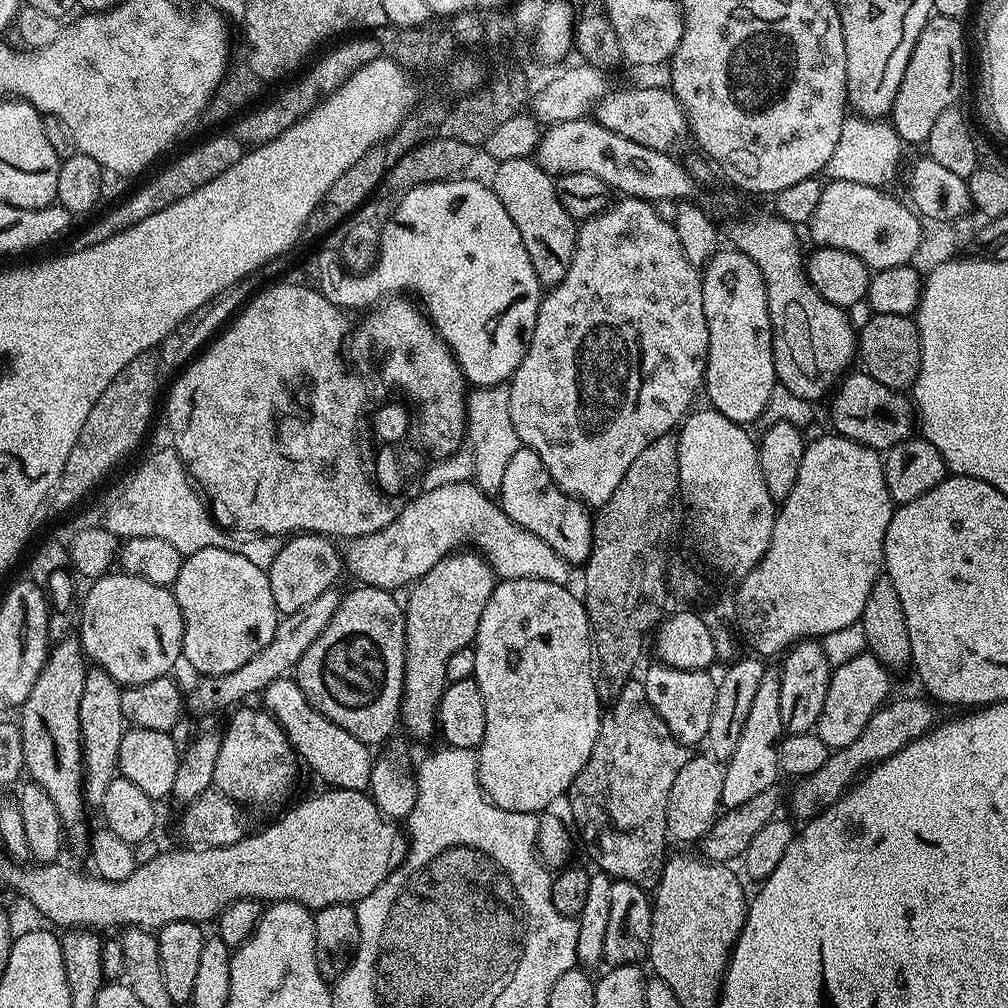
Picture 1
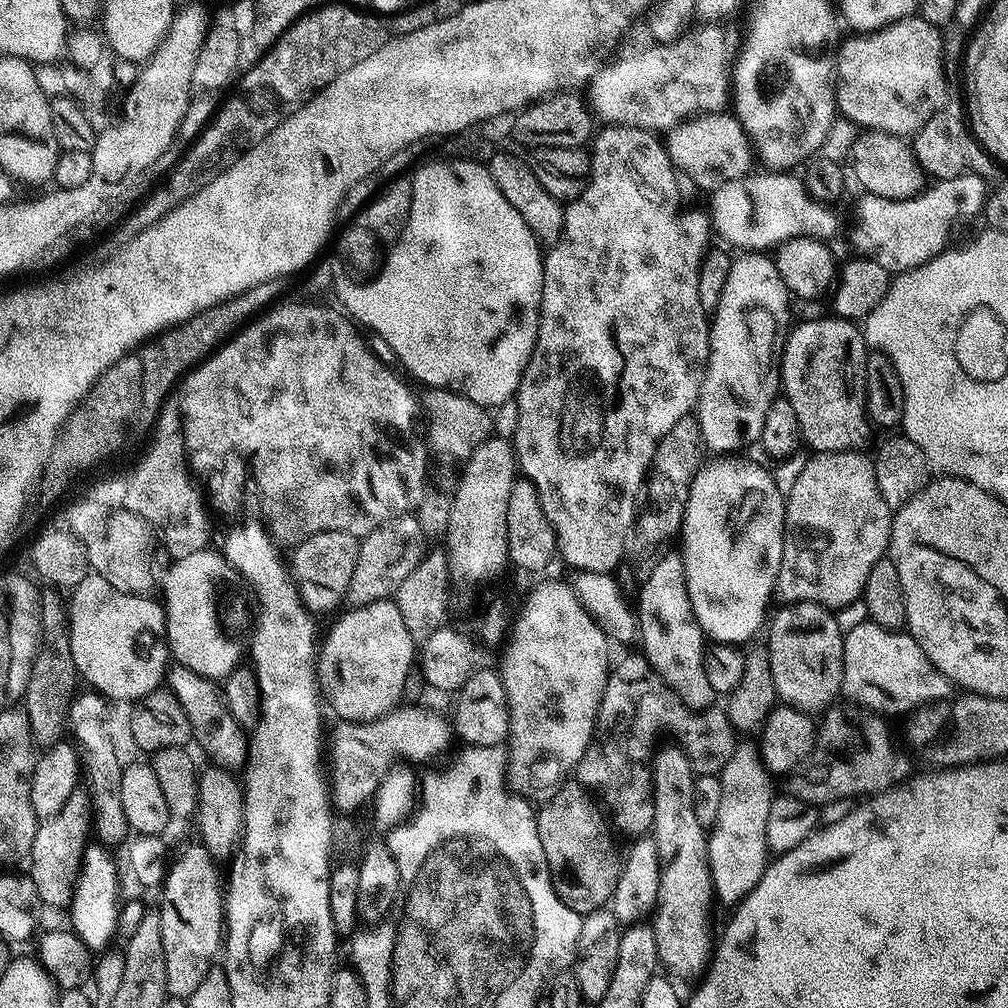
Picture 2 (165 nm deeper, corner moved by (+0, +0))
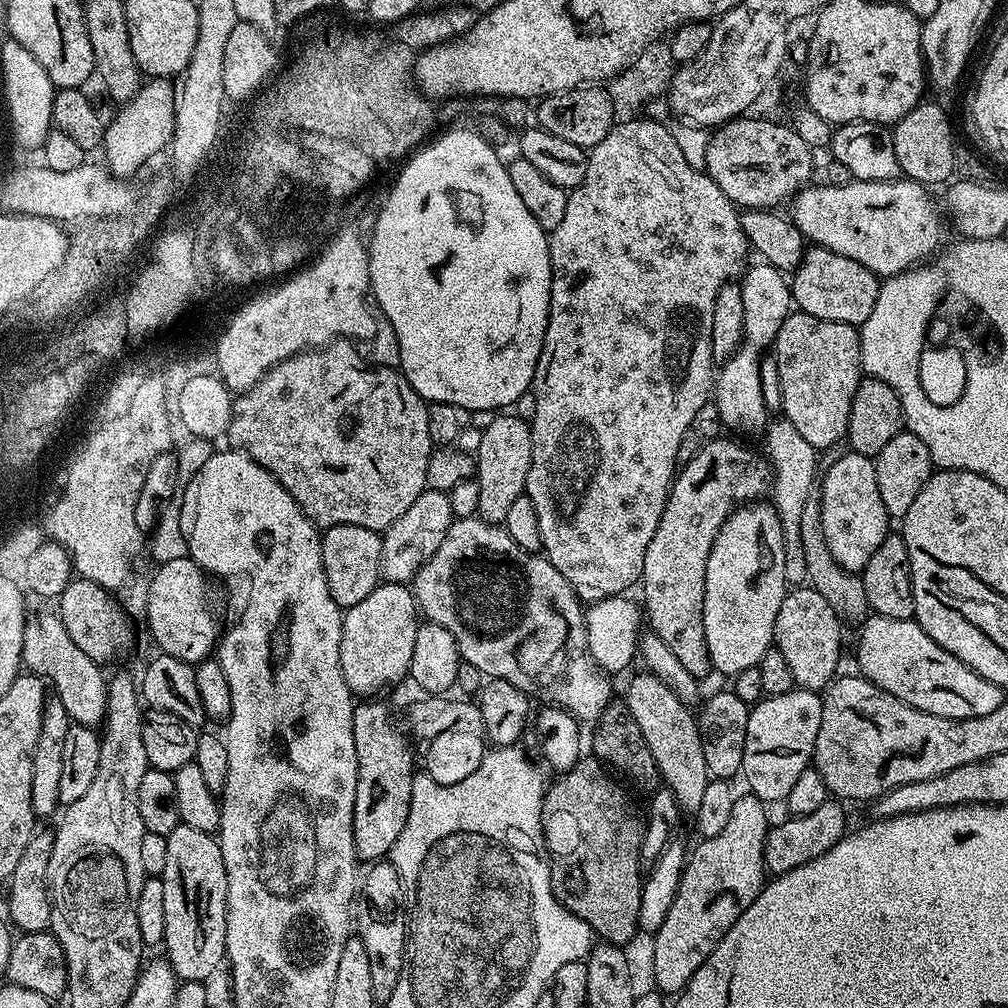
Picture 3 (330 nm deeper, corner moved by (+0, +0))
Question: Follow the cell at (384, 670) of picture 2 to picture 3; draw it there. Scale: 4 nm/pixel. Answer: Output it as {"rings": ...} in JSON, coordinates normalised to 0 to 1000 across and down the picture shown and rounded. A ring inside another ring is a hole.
{"rings":[[[378,577],[373,584],[355,601],[344,604],[340,608],[339,637],[337,638],[337,660],[339,673],[343,673],[343,681],[349,686],[350,691],[369,692],[372,687],[393,679],[407,668],[407,653],[411,653],[411,629],[415,622],[415,604],[412,590],[405,579],[386,579]]]}

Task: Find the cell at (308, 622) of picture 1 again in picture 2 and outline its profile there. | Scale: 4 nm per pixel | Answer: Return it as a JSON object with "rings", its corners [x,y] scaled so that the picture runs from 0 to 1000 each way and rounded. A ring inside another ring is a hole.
{"rings":[[[409,510],[394,512],[384,520],[375,522],[357,536],[355,558],[351,558],[351,569],[345,578],[344,598],[349,601],[366,599],[392,592],[403,571],[415,562],[419,553],[419,531],[414,513]]]}

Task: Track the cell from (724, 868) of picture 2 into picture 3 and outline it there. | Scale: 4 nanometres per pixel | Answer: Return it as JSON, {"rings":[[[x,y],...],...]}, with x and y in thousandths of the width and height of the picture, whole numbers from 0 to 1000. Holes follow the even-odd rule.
{"rings":[[[745,788],[735,789],[728,796],[728,804],[724,804],[724,812],[716,822],[716,827],[695,832],[690,842],[686,842],[682,850],[679,866],[669,891],[669,899],[665,899],[665,907],[661,907],[661,915],[646,930],[647,933],[647,968],[651,971],[650,979],[656,985],[674,986],[685,974],[685,970],[704,950],[704,946],[716,935],[720,923],[732,915],[732,911],[748,895],[760,876],[758,857],[758,833],[764,822],[764,814],[758,807],[759,795]]]}

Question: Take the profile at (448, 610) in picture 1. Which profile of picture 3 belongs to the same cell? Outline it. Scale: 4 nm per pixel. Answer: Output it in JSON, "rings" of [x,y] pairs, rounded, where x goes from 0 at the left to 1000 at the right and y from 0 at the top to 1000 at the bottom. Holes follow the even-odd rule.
{"rings":[[[492,411],[486,423],[475,430],[476,441],[470,447],[472,504],[476,515],[486,520],[499,521],[507,500],[521,491],[528,453],[528,427],[523,416],[515,417],[508,411]]]}

